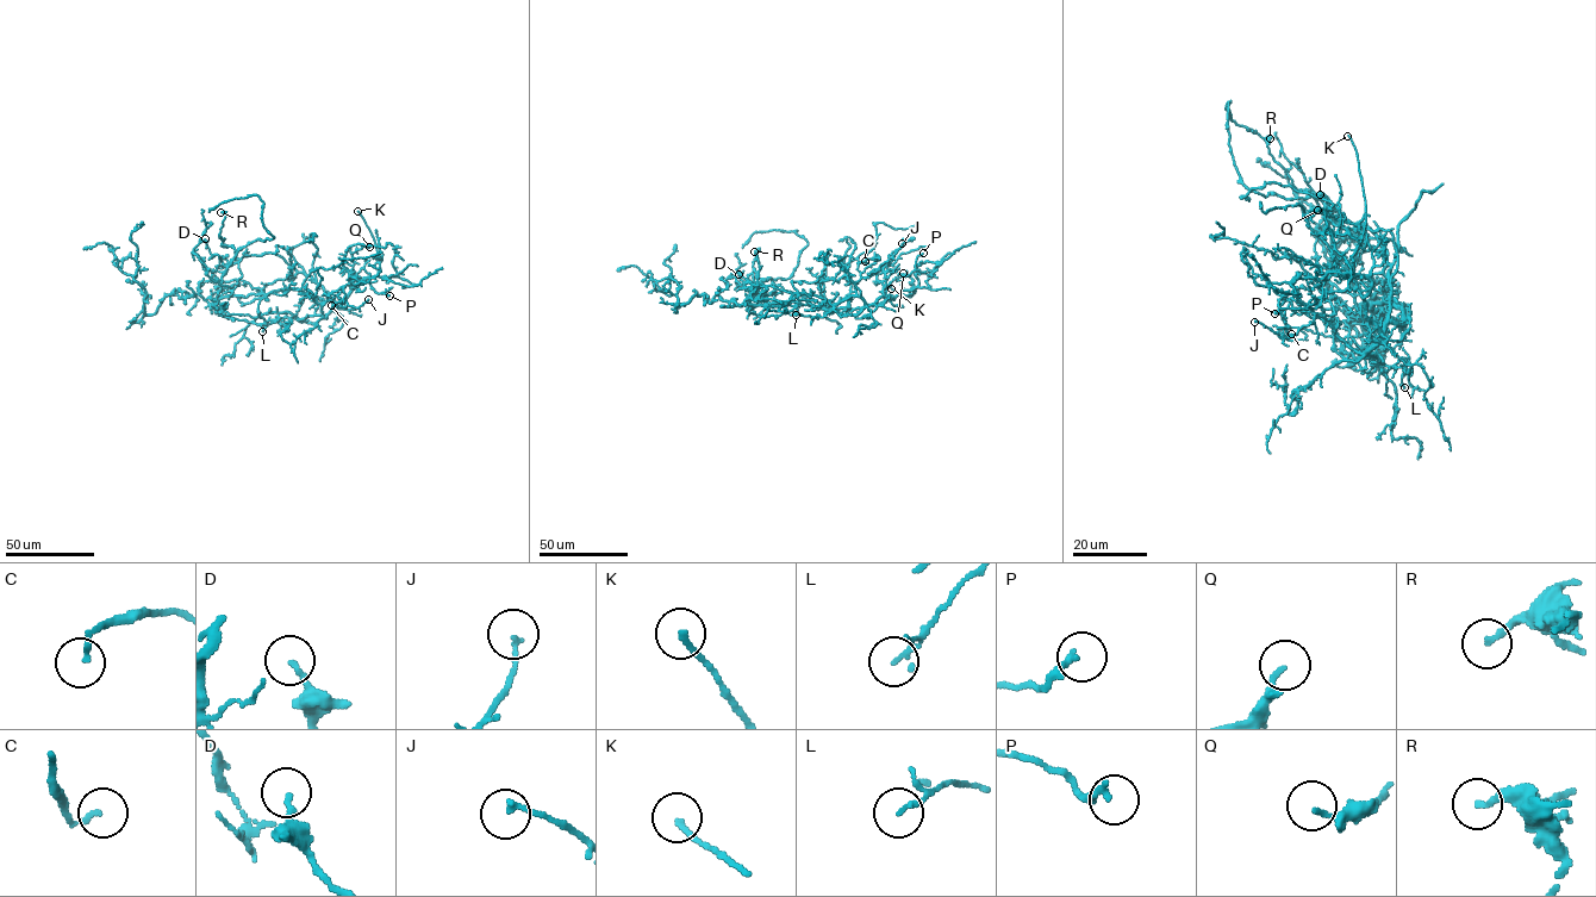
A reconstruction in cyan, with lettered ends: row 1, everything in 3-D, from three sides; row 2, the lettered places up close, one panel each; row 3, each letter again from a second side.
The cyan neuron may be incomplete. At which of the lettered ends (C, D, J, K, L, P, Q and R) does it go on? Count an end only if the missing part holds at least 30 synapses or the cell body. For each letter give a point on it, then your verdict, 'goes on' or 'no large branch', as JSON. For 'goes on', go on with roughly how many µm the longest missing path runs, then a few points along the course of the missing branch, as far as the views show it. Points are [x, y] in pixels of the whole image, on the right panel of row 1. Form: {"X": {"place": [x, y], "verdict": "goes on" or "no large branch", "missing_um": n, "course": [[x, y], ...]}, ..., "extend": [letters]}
{"C": {"place": [1291, 334], "verdict": "no large branch"}, "D": {"place": [1320, 194], "verdict": "no large branch"}, "J": {"place": [1254, 322], "verdict": "no large branch"}, "K": {"place": [1347, 136], "verdict": "no large branch"}, "L": {"place": [1404, 387], "verdict": "no large branch"}, "P": {"place": [1275, 313], "verdict": "no large branch"}, "Q": {"place": [1317, 210], "verdict": "no large branch"}, "R": {"place": [1270, 138], "verdict": "no large branch"}, "extend": []}

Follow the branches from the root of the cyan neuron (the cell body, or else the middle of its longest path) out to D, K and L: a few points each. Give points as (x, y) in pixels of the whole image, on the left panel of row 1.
D: (235, 313), (220, 312), (216, 305), (226, 267), (218, 255), (212, 256), (205, 238)
K: (235, 313), (325, 315), (361, 279), (374, 276), (375, 243), (357, 211)
L: (235, 313), (257, 317), (290, 312), (299, 319), (279, 318), (262, 331)

